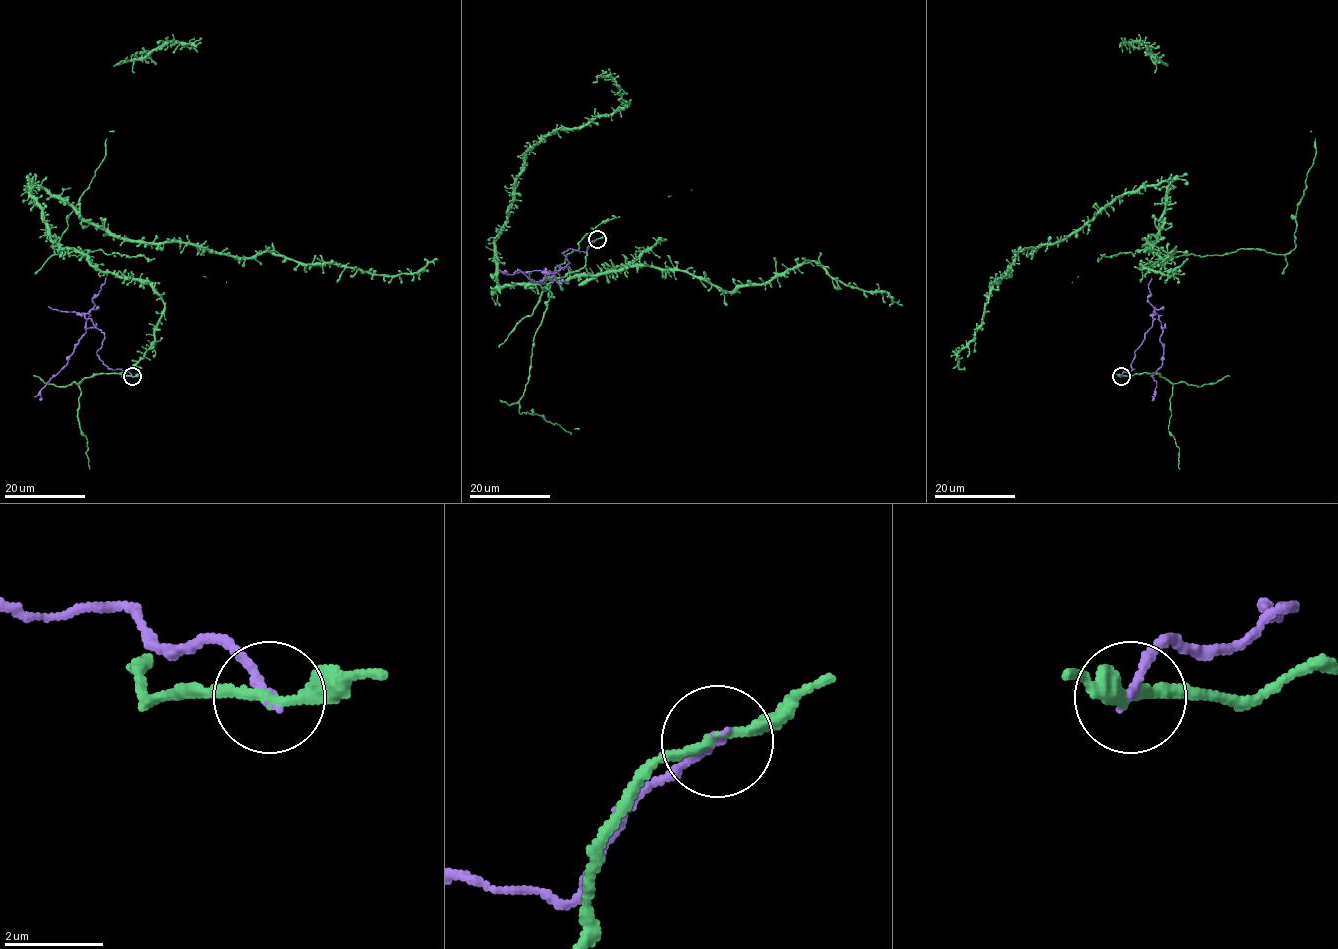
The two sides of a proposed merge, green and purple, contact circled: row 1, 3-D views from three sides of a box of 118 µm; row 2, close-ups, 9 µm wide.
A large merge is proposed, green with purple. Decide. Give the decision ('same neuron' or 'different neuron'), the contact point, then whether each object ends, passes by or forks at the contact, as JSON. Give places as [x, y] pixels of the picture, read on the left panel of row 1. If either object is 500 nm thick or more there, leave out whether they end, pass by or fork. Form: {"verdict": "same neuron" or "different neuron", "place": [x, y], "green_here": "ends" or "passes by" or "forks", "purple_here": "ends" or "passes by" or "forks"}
{"verdict": "different neuron", "place": [132, 376], "green_here": "passes by", "purple_here": "ends"}

